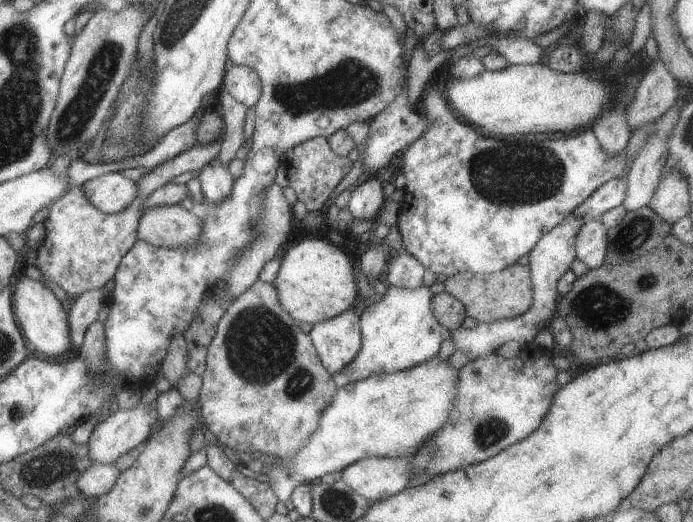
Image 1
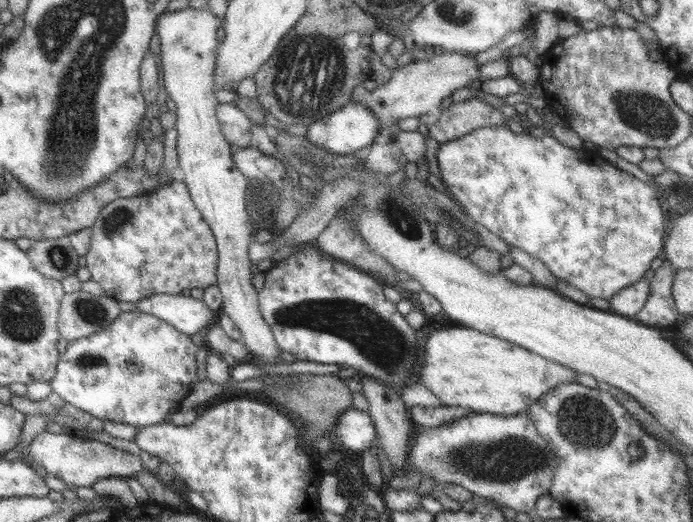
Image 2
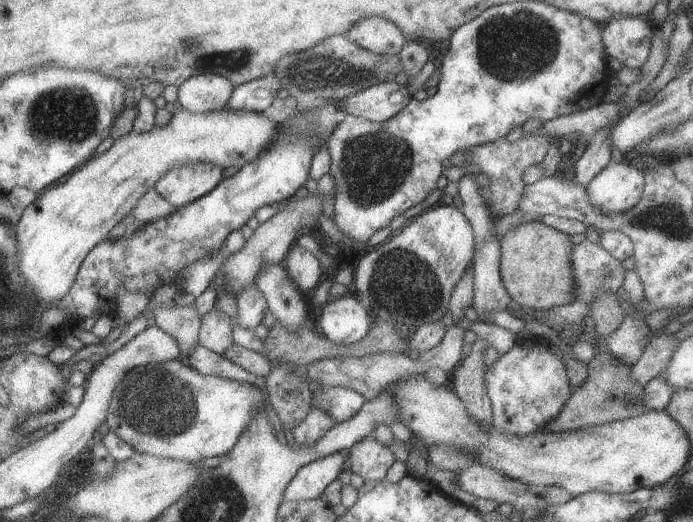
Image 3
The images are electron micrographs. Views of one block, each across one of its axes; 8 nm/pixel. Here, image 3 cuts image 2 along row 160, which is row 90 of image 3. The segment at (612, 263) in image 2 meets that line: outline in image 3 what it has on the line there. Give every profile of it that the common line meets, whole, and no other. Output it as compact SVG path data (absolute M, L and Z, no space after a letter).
M515 2L515 4L490 6L485 9L485 12L481 12L481 14L478 14L470 21L459 25L455 29L455 32L452 32L451 36L448 38L449 48L441 60L442 67L441 70L439 70L439 75L435 82L437 90L434 95L428 96L422 101L410 98L405 106L402 106L394 115L391 115L391 118L381 122L370 121L346 114L345 118L339 122L339 124L336 124L336 127L330 132L326 140L328 153L330 154L328 173L335 183L335 192L332 198L332 222L337 227L337 230L341 230L341 234L346 236L354 249L350 250L341 243L331 241L331 244L327 244L327 246L323 248L325 253L344 262L351 260L356 253L362 253L365 248L367 248L367 239L374 232L377 232L377 230L382 227L387 227L393 216L405 212L407 208L415 206L429 196L429 192L436 188L437 180L439 180L439 176L442 175L443 166L441 166L441 162L443 162L444 158L450 157L455 151L495 142L495 140L499 140L500 138L511 136L516 133L520 126L526 120L529 120L529 118L537 118L537 120L541 120L543 123L556 116L565 116L565 114L571 114L578 110L587 110L587 108L591 108L591 106L605 102L605 92L607 92L613 75L610 73L606 60L604 59L606 52L599 23L573 11L559 10L559 8L555 8L555 6L549 6L549 10L545 10L545 6L543 6L543 14L537 14L537 16L541 18L541 20L539 20L539 18L535 16L535 6L537 6L535 2Z

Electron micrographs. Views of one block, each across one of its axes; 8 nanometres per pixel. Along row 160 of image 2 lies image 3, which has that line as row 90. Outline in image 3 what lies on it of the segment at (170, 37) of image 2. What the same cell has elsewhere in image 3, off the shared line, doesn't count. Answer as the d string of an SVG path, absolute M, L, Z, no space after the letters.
M205 73L184 80L178 86L177 100L189 112L218 111L226 108L233 89L228 78Z

